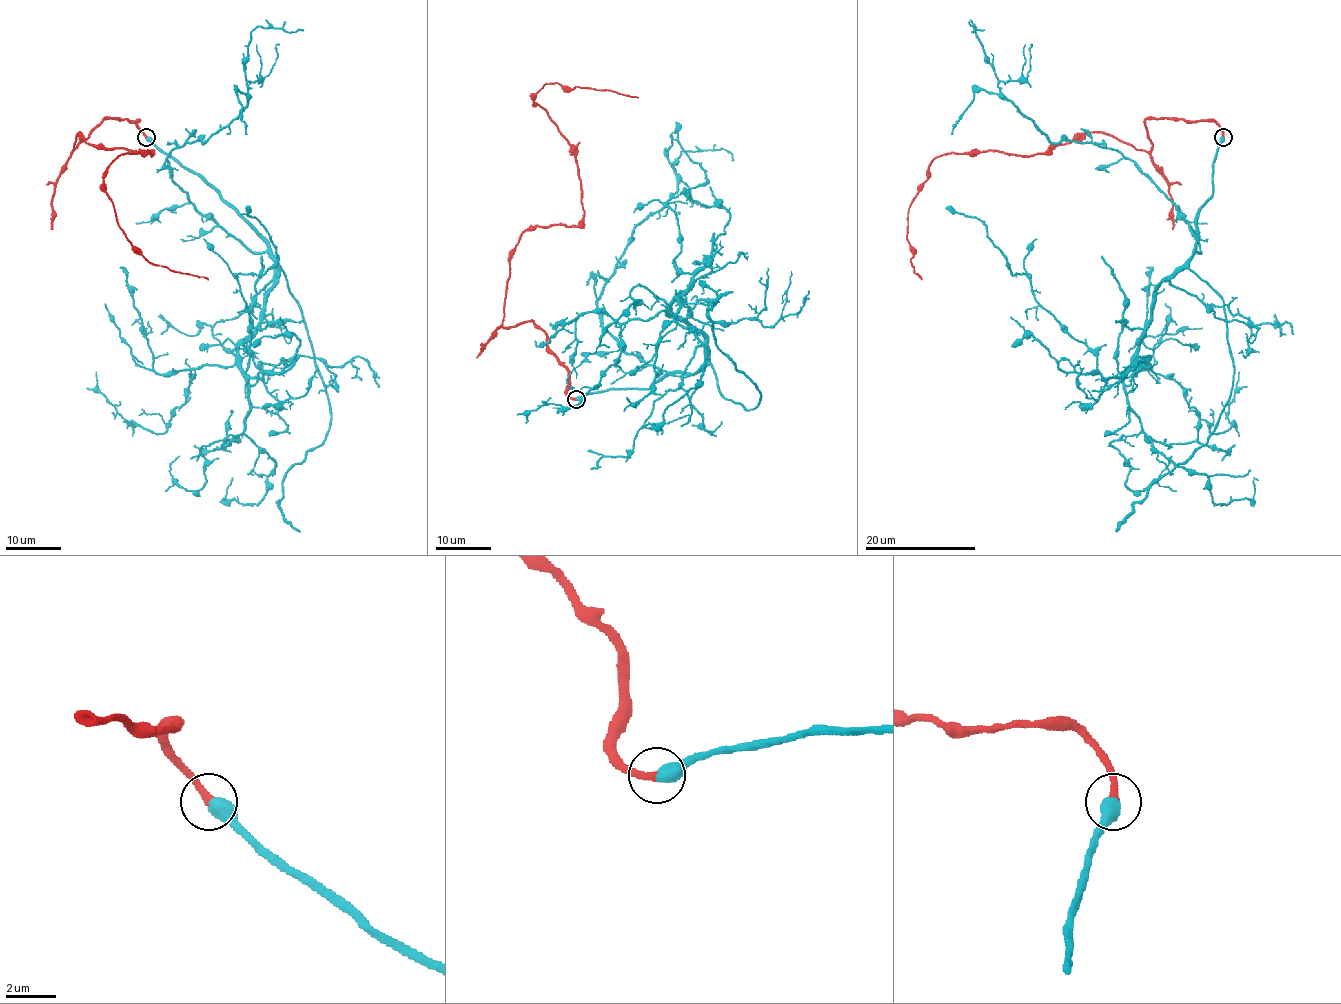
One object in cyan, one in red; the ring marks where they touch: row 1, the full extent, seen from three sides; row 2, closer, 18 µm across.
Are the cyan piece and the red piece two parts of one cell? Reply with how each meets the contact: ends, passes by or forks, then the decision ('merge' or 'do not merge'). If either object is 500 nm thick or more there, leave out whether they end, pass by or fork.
merge

